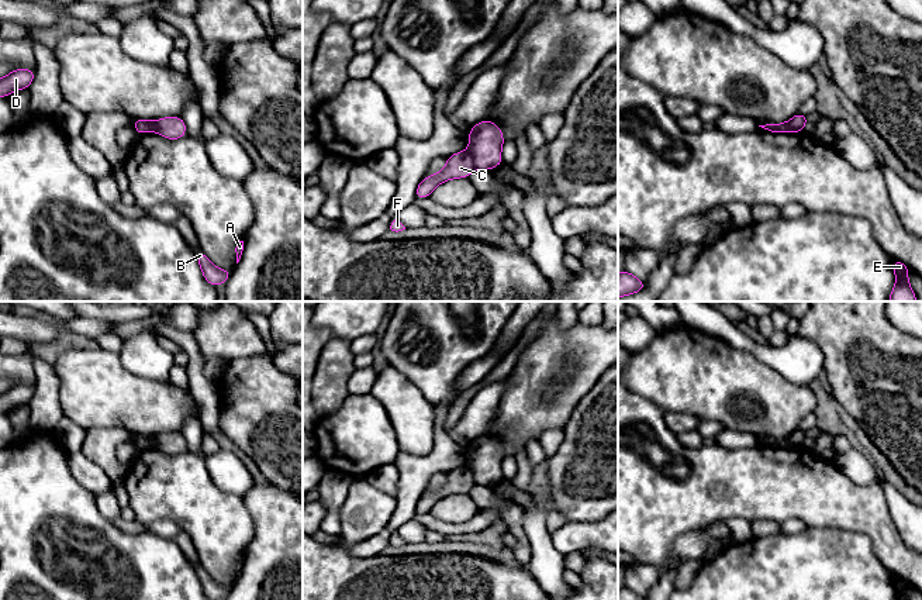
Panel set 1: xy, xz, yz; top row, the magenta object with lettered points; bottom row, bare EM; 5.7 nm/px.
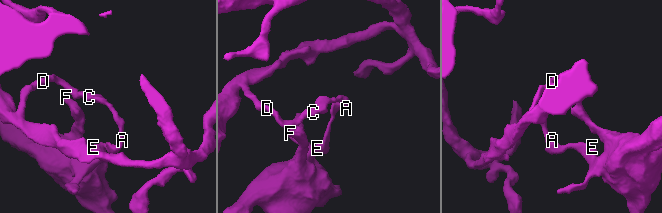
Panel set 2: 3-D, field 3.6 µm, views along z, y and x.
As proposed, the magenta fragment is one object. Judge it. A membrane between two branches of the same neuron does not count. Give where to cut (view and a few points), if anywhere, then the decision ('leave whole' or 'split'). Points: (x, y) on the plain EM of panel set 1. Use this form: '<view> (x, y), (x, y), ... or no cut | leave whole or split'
xz (468, 468), (476, 483) | split

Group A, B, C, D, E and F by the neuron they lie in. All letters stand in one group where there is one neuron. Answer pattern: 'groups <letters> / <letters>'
groups A B E F / C D

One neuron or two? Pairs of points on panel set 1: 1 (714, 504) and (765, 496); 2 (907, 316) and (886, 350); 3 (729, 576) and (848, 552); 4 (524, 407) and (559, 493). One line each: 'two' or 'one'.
1: one
2: two
3: one
4: two

